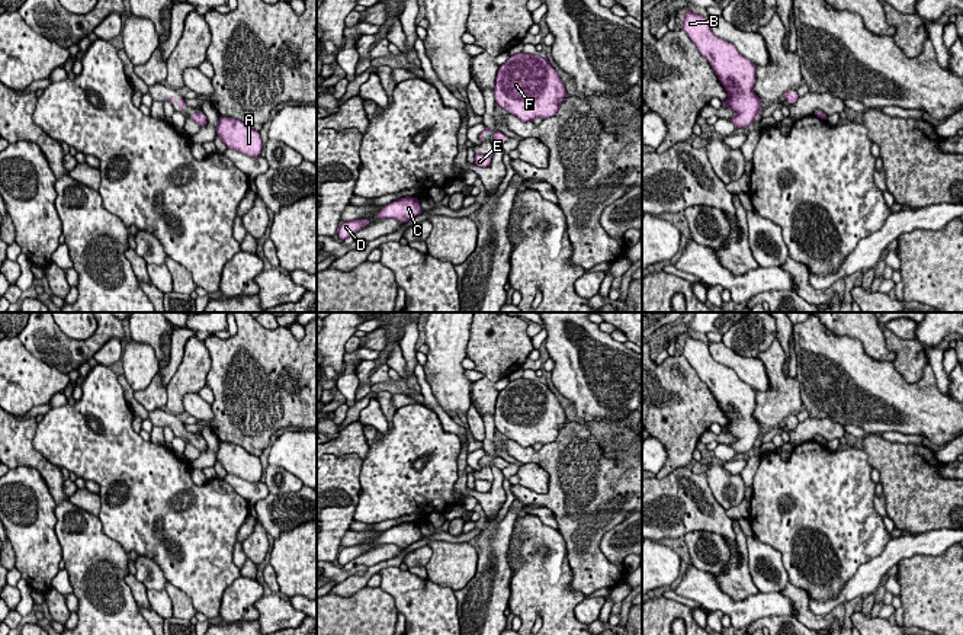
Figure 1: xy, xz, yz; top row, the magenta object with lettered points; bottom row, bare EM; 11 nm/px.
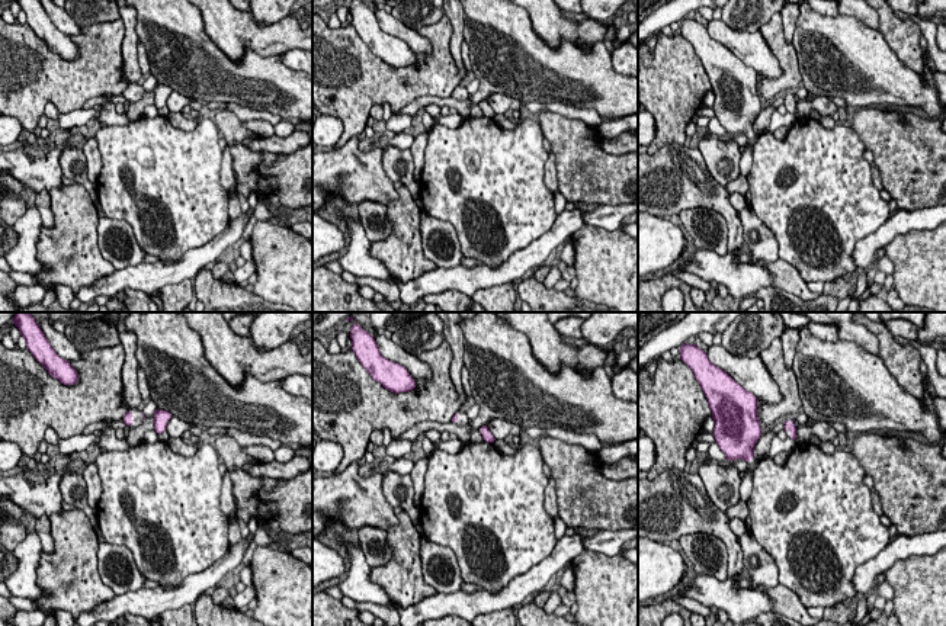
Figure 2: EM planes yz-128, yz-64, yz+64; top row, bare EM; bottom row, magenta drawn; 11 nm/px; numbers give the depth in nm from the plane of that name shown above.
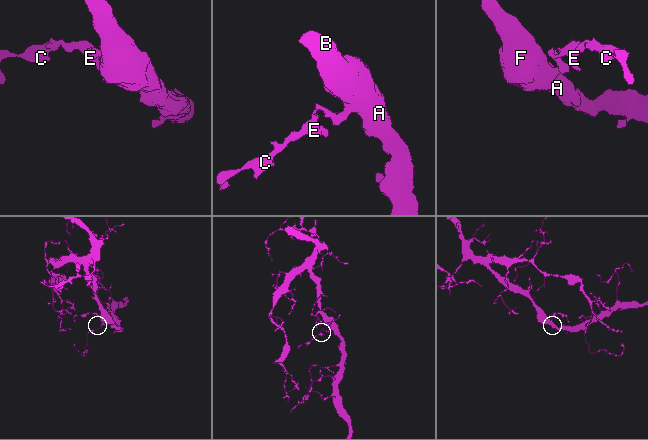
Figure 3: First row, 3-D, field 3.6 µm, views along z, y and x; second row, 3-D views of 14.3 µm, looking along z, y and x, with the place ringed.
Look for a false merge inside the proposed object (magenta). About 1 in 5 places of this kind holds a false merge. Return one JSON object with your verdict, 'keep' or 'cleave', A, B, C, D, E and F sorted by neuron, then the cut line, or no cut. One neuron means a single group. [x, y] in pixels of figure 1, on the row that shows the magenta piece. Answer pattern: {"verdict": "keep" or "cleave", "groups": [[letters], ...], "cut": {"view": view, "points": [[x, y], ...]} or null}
{"verdict": "keep", "groups": [["A", "B", "C", "D", "E", "F"]], "cut": null}

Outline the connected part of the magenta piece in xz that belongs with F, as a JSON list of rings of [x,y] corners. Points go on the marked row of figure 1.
[[[519,52],[500,65],[495,77],[495,105],[524,122],[556,115],[566,90],[550,62]]]

